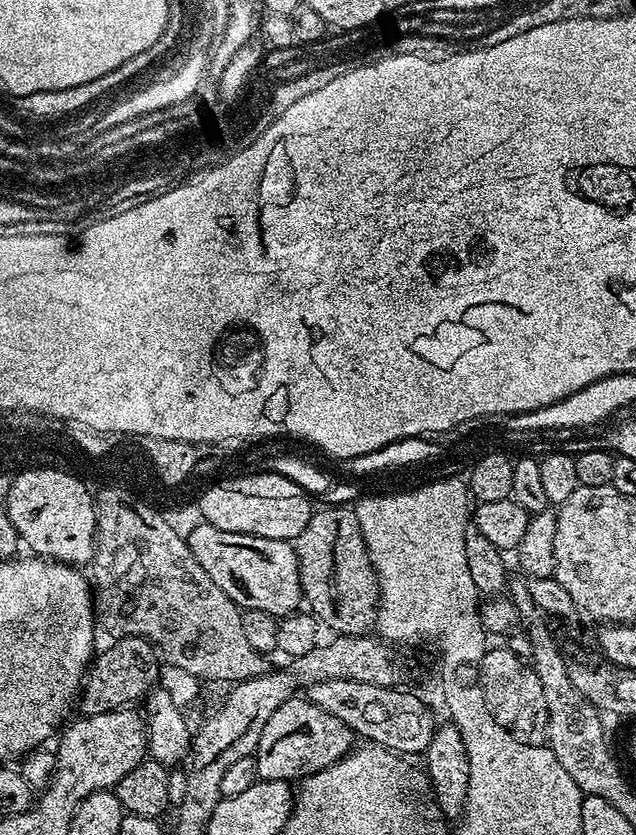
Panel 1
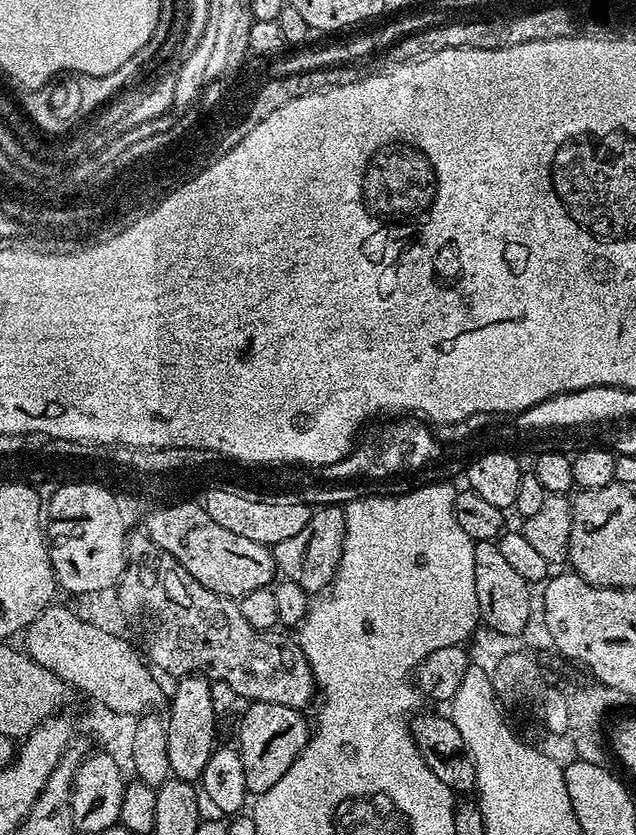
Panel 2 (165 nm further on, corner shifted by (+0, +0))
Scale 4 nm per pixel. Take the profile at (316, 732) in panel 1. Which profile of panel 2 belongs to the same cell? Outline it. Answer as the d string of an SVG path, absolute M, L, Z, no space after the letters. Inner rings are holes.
M252 702L247 705L244 717L240 720L240 744L238 751L242 758L242 770L246 770L246 786L253 797L261 796L274 782L290 770L290 766L308 747L310 739L310 720L299 708L281 704L261 704Z

